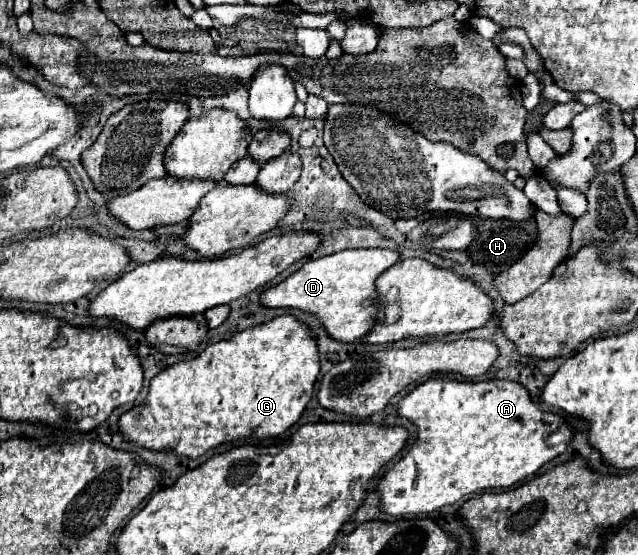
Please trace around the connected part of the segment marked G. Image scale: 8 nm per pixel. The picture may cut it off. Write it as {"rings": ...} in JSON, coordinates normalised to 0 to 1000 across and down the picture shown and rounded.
{"rings":[[[440,568],[418,582],[387,589],[368,600],[362,611],[328,622],[306,647],[281,650],[255,665],[246,679],[240,679],[227,723],[190,748],[187,773],[202,795],[212,795],[221,805],[252,813],[271,809],[274,816],[299,827],[315,823],[346,798],[378,787],[431,787],[469,759],[472,744],[487,723],[500,665],[503,654],[497,607],[491,607],[487,589],[466,578],[459,568]]]}

